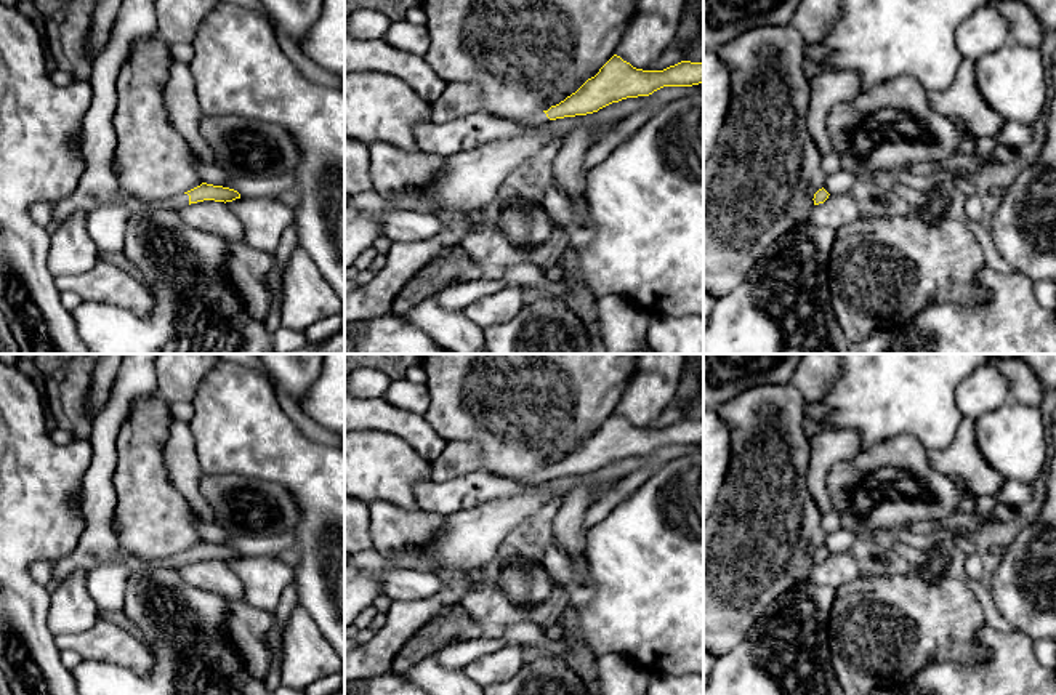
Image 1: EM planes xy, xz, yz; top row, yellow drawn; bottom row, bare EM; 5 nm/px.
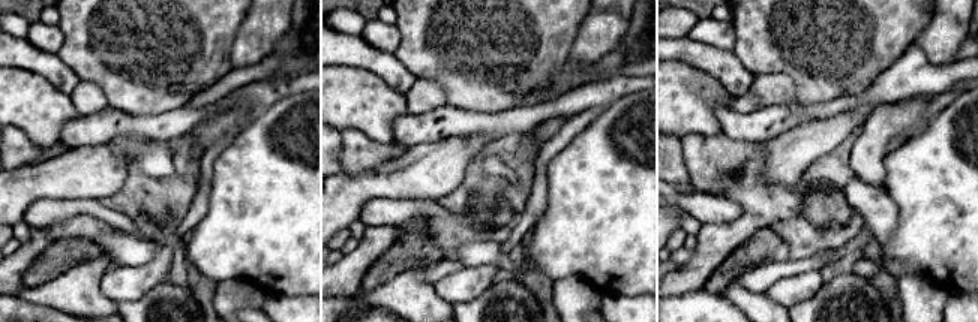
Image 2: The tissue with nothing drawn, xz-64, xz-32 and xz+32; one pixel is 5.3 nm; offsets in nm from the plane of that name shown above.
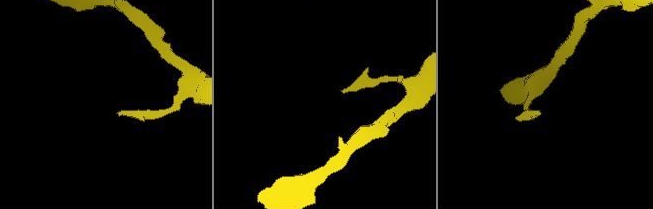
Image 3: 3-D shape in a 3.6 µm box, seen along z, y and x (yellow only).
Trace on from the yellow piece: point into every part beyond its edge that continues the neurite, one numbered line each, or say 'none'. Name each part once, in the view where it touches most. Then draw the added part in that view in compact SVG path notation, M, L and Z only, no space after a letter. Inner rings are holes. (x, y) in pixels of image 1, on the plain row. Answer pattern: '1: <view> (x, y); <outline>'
1: xy (106, 585); M176 552L165 559L143 560L128 556L123 564L99 565L96 568L85 570L87 589L99 613L114 613L125 610L125 591L128 580L133 573L147 568L175 568L189 564L187 552Z

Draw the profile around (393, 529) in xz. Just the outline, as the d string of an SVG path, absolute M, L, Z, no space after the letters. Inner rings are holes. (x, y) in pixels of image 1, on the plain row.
M386 501L369 503L370 538L385 554L425 544L445 522L445 516L423 509L402 509Z

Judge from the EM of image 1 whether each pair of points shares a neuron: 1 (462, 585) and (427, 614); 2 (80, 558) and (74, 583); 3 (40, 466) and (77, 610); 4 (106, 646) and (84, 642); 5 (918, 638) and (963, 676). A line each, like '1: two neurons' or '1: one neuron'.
1: one neuron
2: two neurons
3: two neurons
4: one neuron
5: two neurons

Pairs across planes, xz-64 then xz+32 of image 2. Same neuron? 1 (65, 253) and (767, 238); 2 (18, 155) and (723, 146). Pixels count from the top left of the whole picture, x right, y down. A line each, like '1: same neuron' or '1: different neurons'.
1: same neuron
2: same neuron

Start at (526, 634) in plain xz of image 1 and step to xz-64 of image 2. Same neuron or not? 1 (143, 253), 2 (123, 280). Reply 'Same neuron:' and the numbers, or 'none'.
Same neuron: 1

